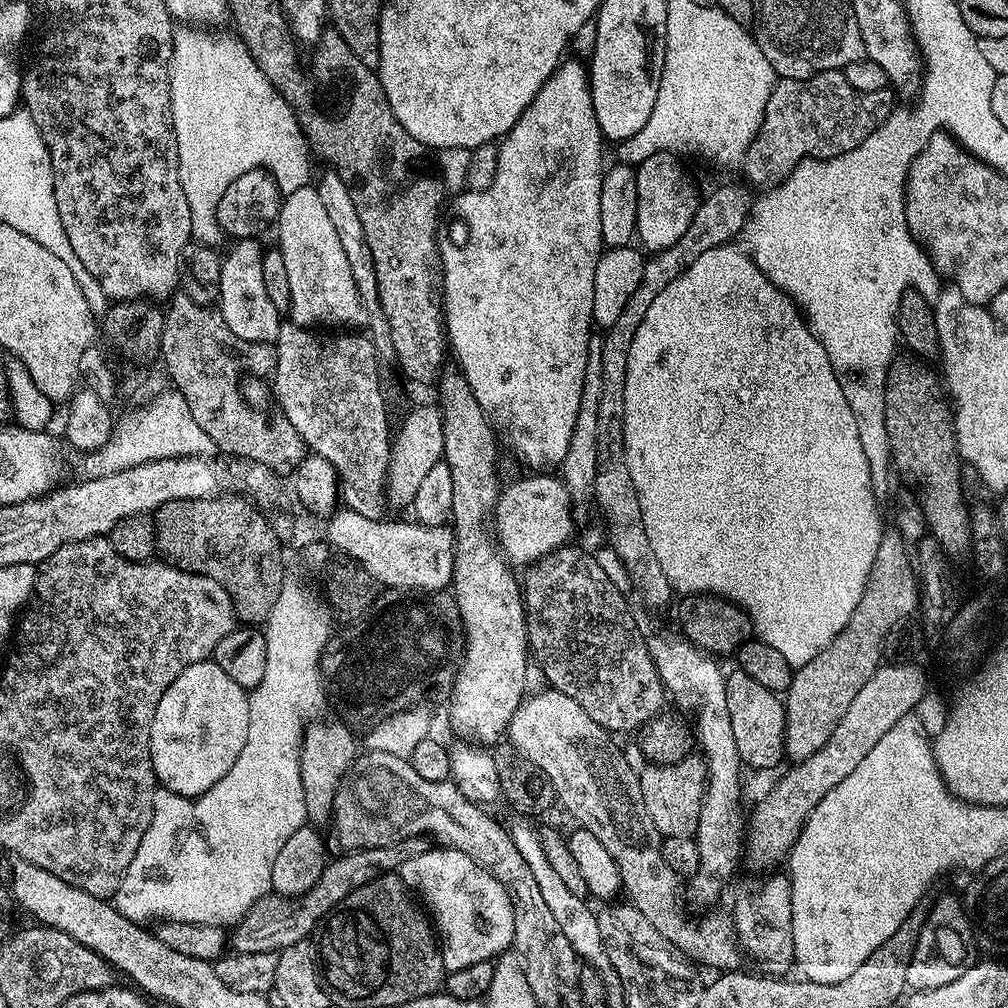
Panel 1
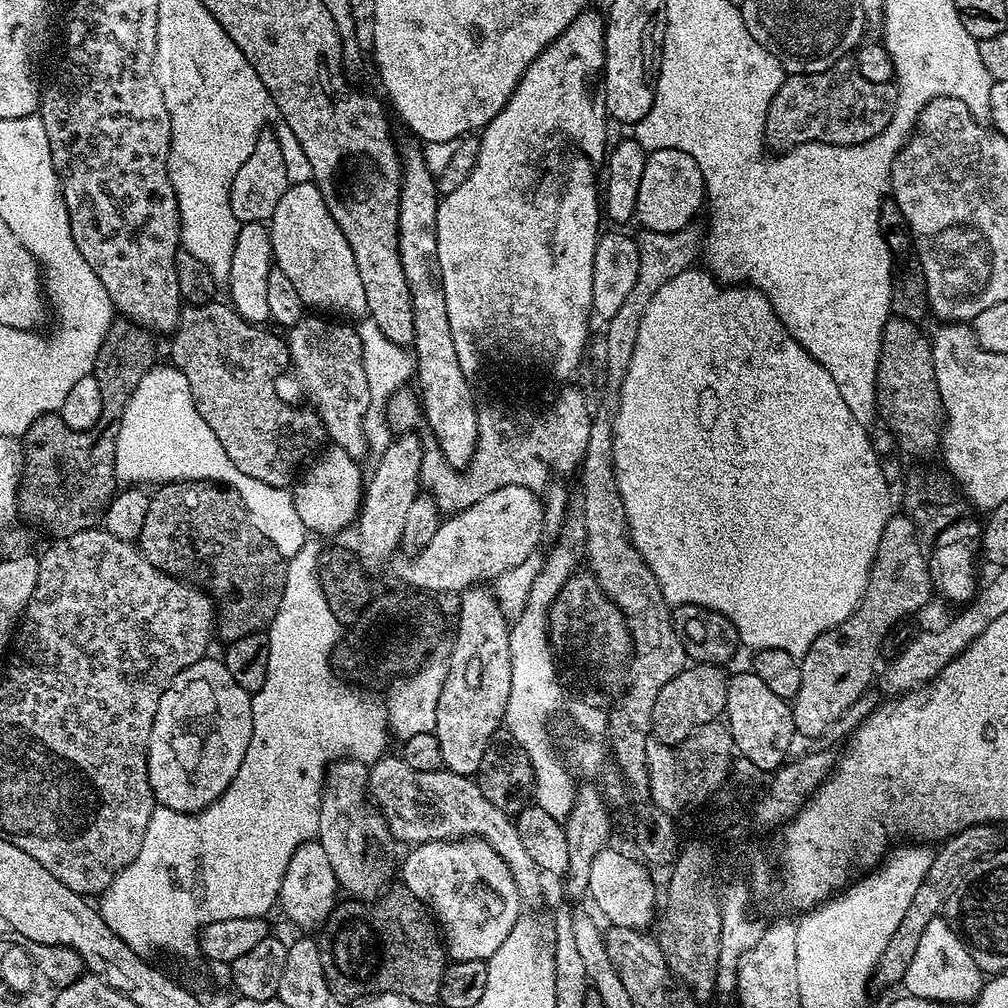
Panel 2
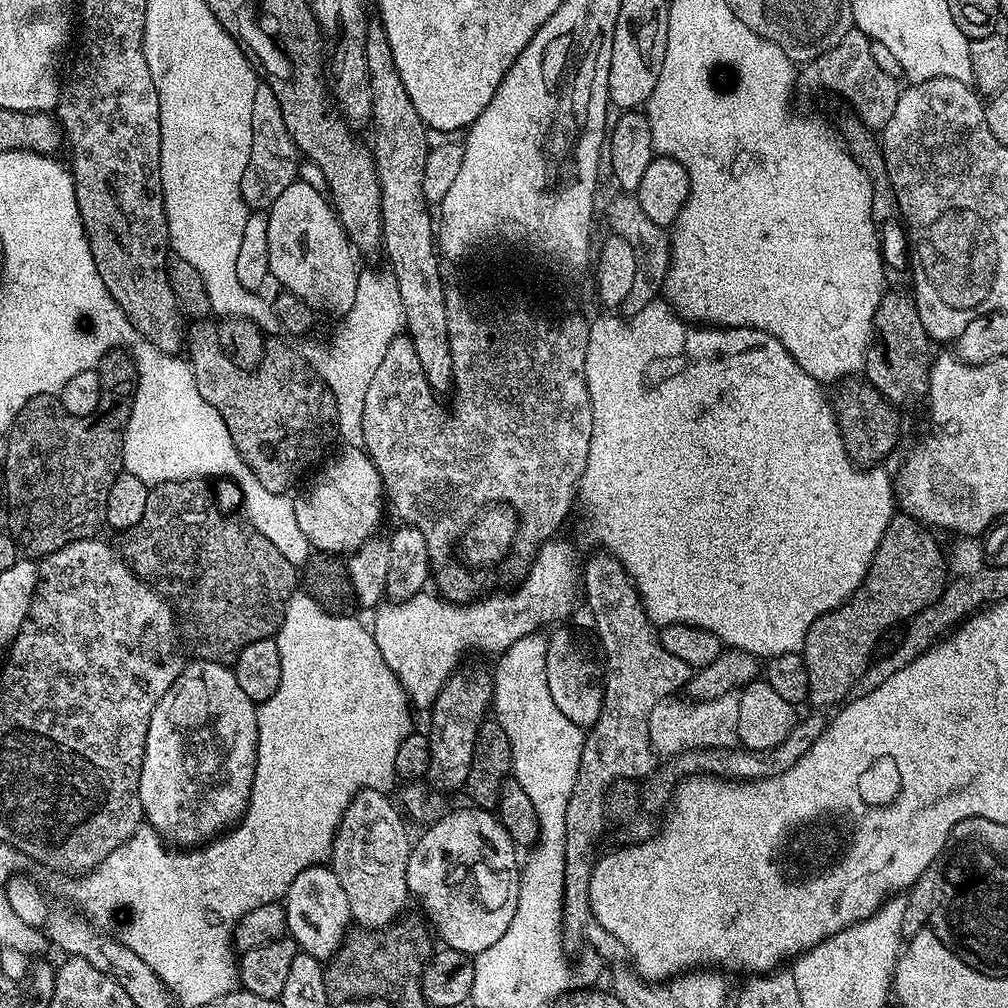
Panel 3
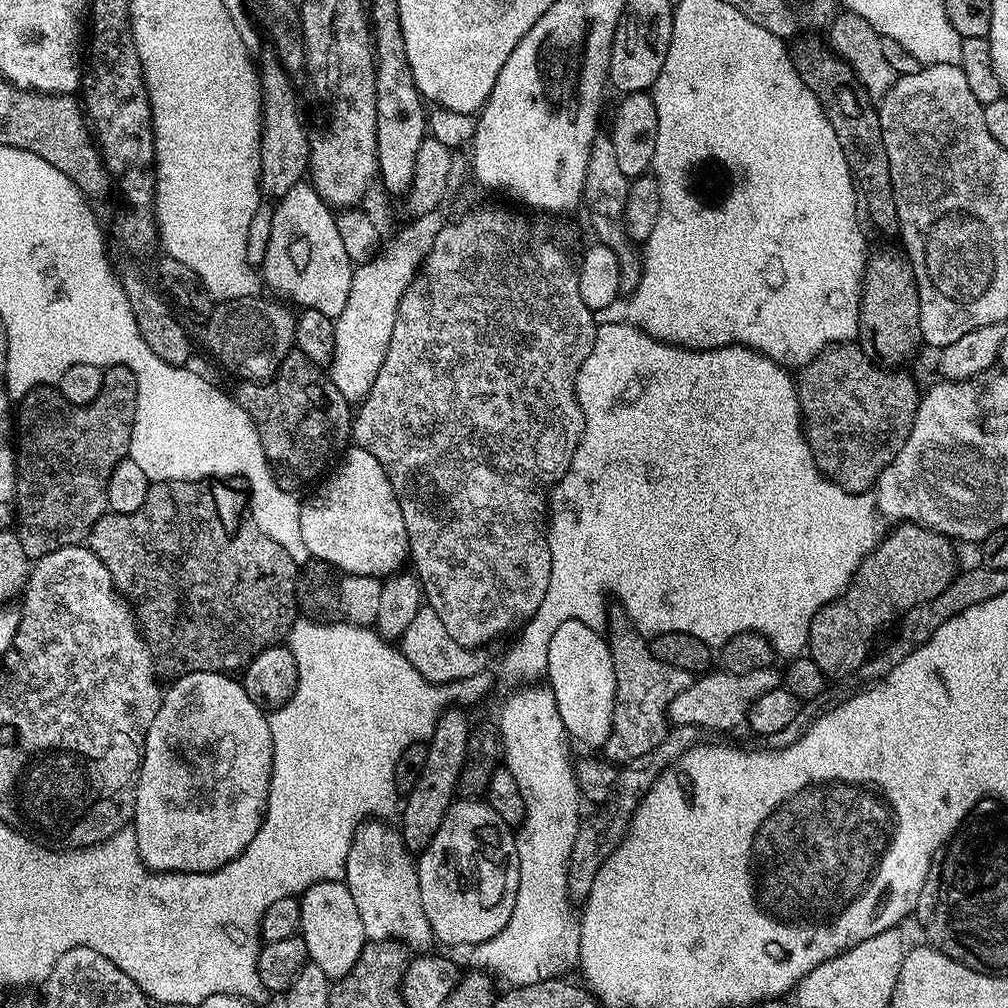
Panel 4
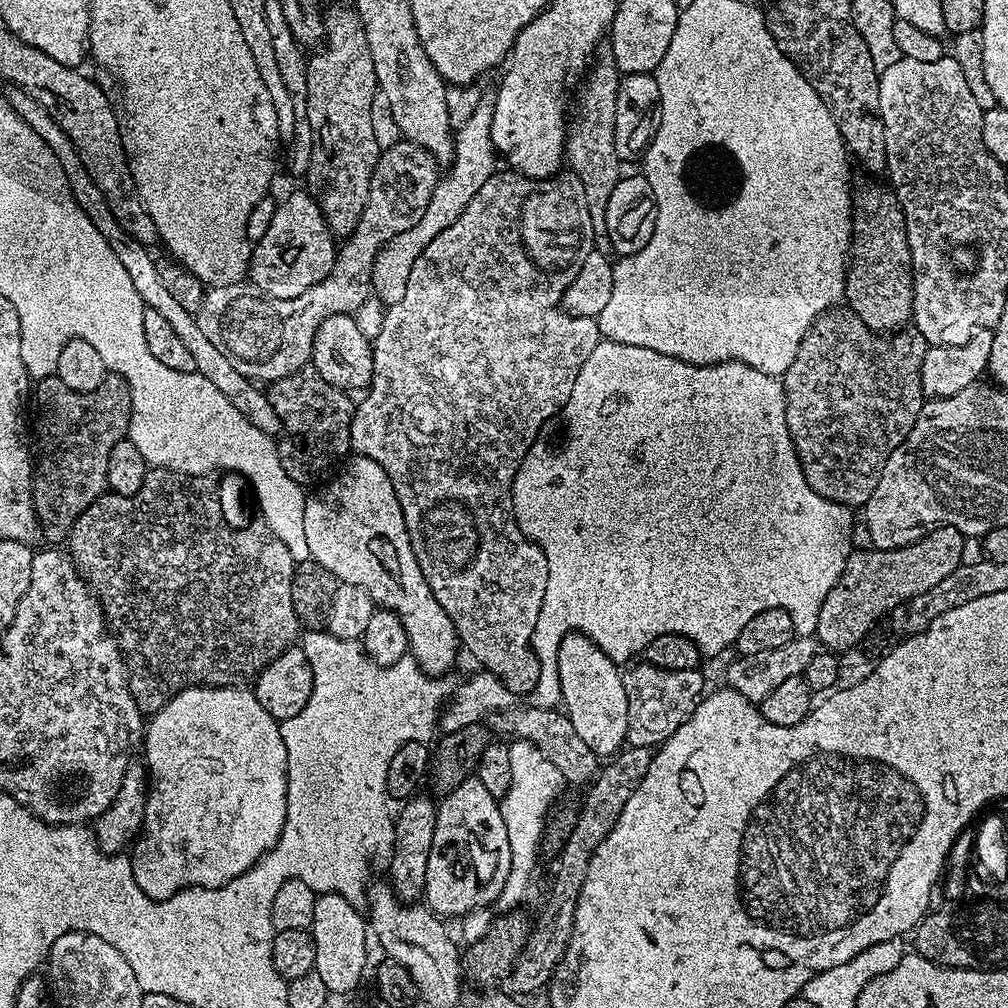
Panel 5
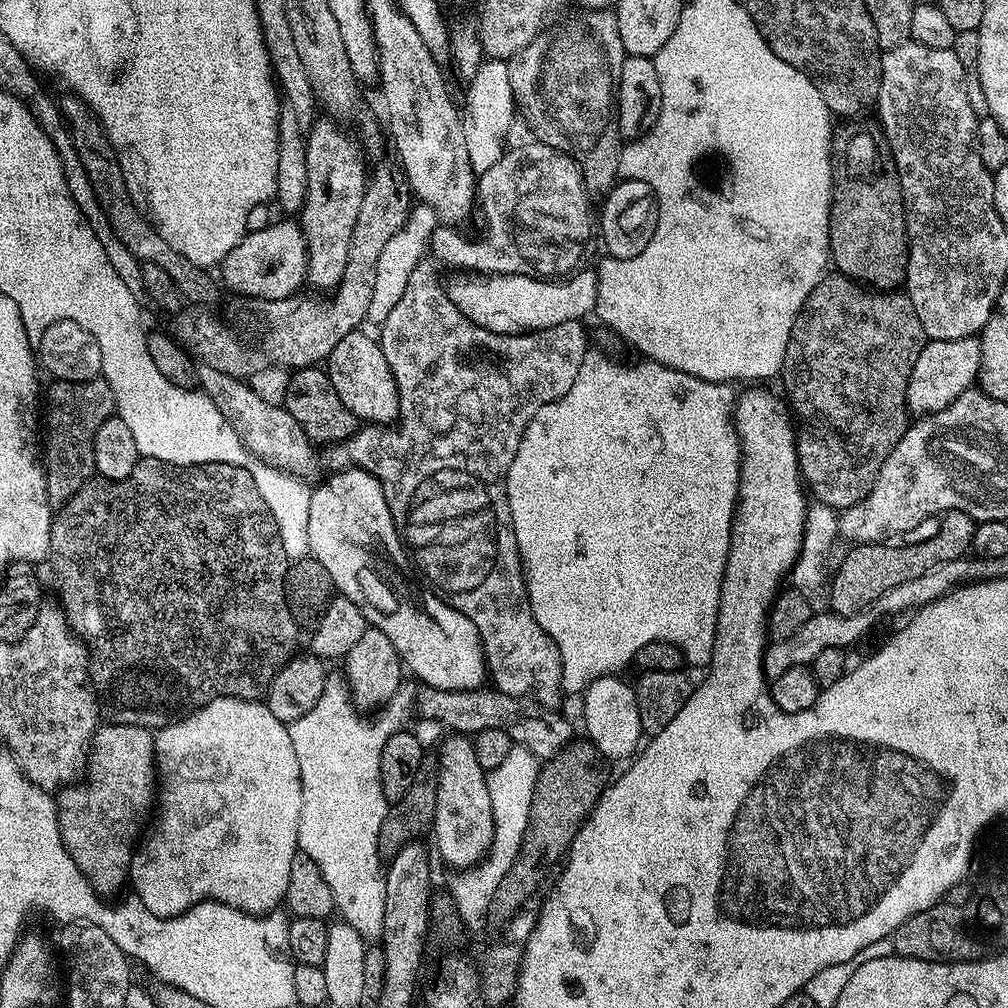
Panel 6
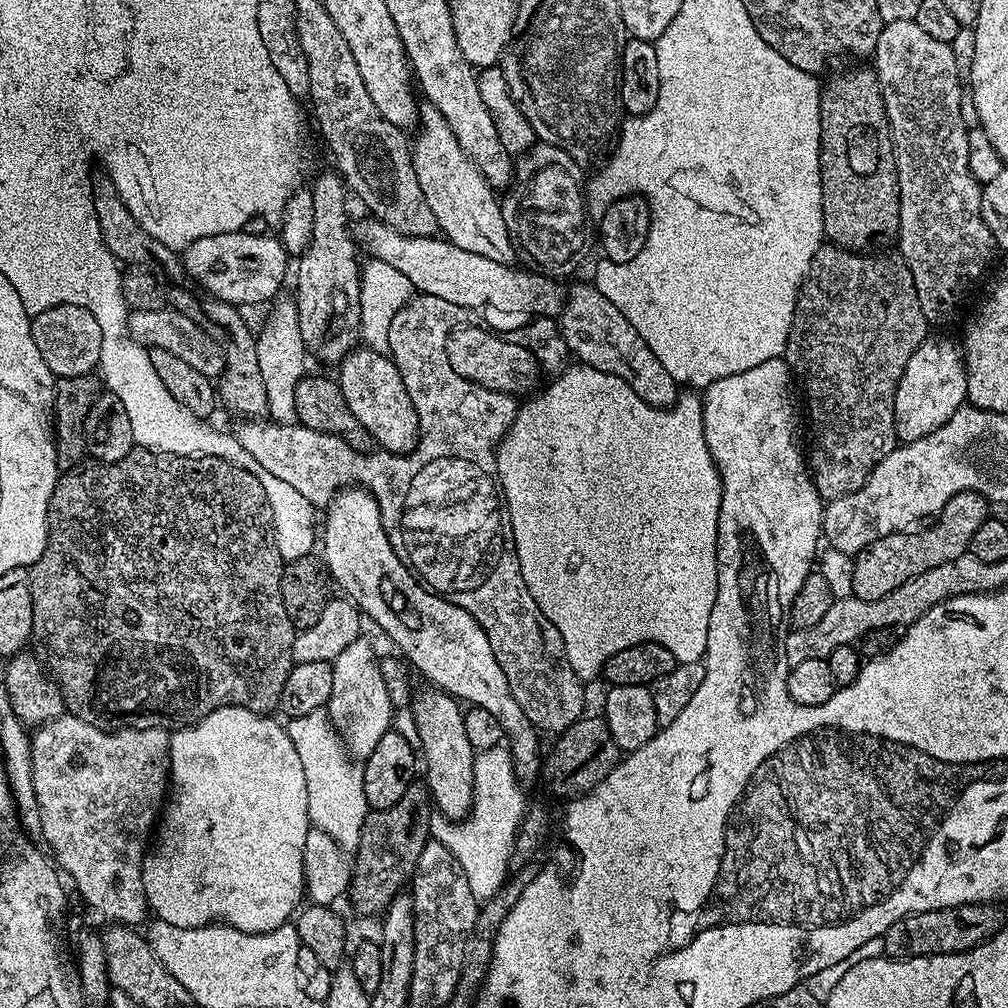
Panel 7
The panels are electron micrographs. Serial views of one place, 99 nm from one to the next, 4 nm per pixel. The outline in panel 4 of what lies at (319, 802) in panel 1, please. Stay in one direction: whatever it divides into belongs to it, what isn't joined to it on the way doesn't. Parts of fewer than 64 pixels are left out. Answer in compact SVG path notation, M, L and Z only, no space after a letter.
M372 818L356 829L350 850L346 854L343 883L348 885L354 898L354 906L362 918L362 930L369 941L394 940L405 949L428 950L434 944L430 922L426 922L426 910L422 910L422 890L418 890L418 874L413 855L404 847L399 831L388 822Z

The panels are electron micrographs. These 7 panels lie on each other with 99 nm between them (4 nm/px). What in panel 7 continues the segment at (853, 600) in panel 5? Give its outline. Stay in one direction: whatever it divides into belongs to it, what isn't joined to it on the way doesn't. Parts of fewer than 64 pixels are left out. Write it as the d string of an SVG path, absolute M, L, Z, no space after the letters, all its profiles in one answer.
M977 492L954 494L954 498L946 502L940 515L927 526L910 532L895 532L886 538L878 538L878 542L870 542L870 546L856 553L851 561L851 595L857 600L877 600L898 590L898 586L902 586L910 578L926 574L926 570L934 570L934 566L942 566L942 562L950 562L965 555L970 546L970 538L974 538L978 526L989 519L988 508L990 509L989 501Z

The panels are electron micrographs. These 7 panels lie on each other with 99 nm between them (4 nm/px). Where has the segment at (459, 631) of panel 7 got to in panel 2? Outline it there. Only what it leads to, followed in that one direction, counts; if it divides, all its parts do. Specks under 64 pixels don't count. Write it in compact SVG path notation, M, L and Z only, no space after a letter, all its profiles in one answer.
M328 446L303 469L304 477L302 472L295 481L291 493L294 506L298 510L298 518L302 518L304 527L309 533L319 534L321 537L332 536L343 528L353 527L354 521L360 514L366 483L365 477L363 475L360 477L360 468L356 464L359 464L357 457L346 454L346 450L341 448Z

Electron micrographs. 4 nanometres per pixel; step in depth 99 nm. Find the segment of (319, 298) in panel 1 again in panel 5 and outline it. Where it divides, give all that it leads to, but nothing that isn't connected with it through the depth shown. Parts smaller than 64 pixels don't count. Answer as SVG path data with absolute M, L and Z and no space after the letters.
M307 191L292 192L277 203L266 234L254 244L250 261L251 283L267 296L298 298L298 294L306 294L310 286L332 275L337 251L337 241L316 201Z

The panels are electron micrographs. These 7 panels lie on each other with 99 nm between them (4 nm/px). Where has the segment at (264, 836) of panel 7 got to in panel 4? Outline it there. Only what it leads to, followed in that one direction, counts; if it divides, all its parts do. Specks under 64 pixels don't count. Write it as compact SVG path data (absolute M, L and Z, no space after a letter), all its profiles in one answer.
M191 672L177 676L163 693L158 714L150 722L150 730L144 739L144 758L140 761L140 777L136 783L136 815L134 827L138 854L147 868L154 872L213 872L238 858L250 846L254 834L258 834L264 821L264 809L268 806L268 791L272 778L272 739L265 709L250 702L243 683L239 679L222 672Z

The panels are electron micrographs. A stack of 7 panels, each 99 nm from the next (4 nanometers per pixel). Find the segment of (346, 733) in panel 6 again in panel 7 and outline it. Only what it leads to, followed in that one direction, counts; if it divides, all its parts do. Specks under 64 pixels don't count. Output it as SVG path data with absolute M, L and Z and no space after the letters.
M321 710L305 716L293 716L287 721L288 737L298 750L298 759L306 774L306 798L308 819L311 827L322 828L345 850L354 850L360 841L364 819L369 806L362 790L363 767L349 756L336 727L328 719L327 711Z

